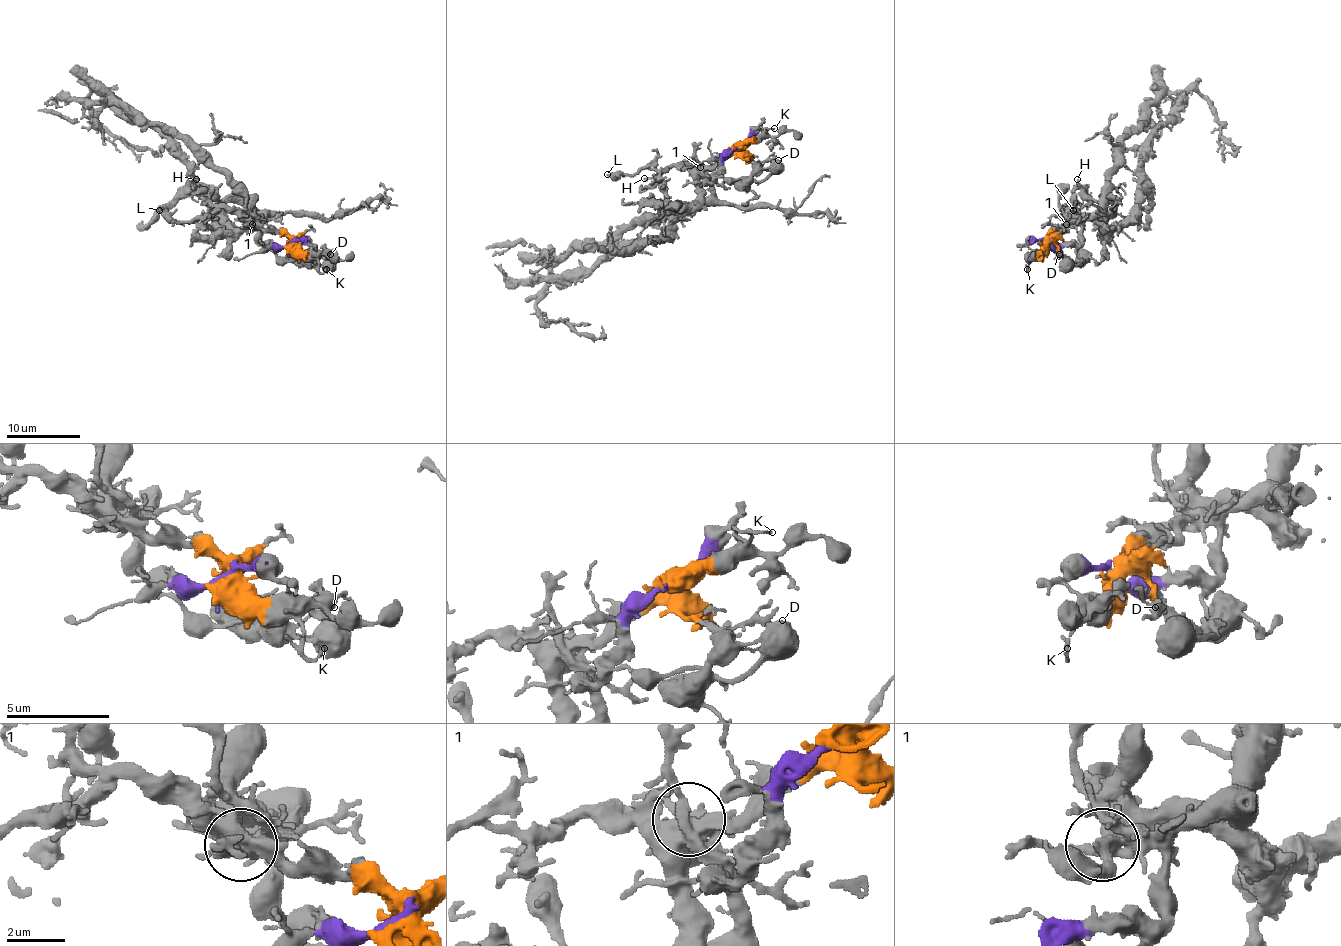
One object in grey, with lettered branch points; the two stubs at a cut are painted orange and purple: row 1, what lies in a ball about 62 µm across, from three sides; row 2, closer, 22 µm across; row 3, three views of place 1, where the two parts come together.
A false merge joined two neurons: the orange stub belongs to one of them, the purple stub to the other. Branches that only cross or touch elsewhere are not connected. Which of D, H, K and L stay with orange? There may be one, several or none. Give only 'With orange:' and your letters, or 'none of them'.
With orange: D, H, K, L

